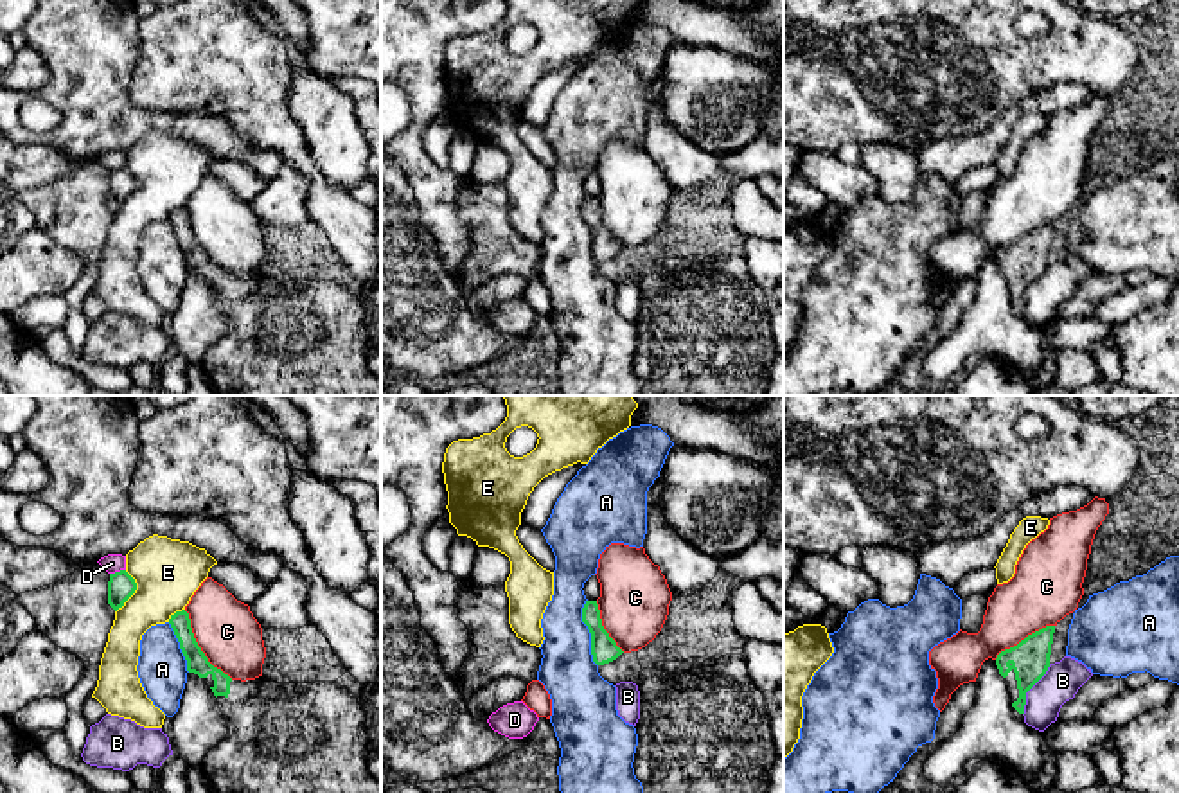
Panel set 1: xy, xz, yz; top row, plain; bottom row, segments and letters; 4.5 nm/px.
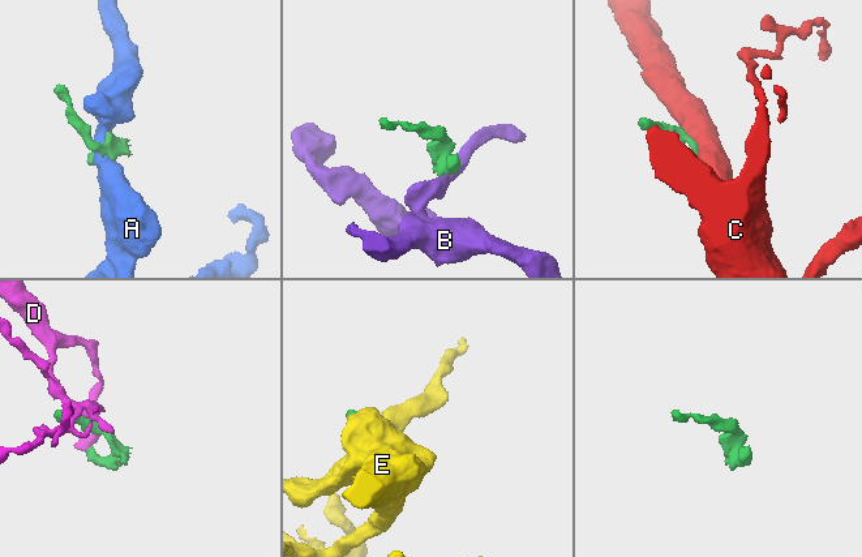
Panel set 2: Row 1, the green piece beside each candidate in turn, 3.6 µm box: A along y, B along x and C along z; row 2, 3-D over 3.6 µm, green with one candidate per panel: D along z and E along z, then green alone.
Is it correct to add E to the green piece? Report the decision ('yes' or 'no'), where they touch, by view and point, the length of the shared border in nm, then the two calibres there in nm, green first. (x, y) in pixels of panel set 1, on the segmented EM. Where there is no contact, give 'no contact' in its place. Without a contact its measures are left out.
no | xy (133, 592) | 200 nm | 120/300 nm

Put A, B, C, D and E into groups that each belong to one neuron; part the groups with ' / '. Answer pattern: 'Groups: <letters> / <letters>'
Groups: A / B / C / D / E

